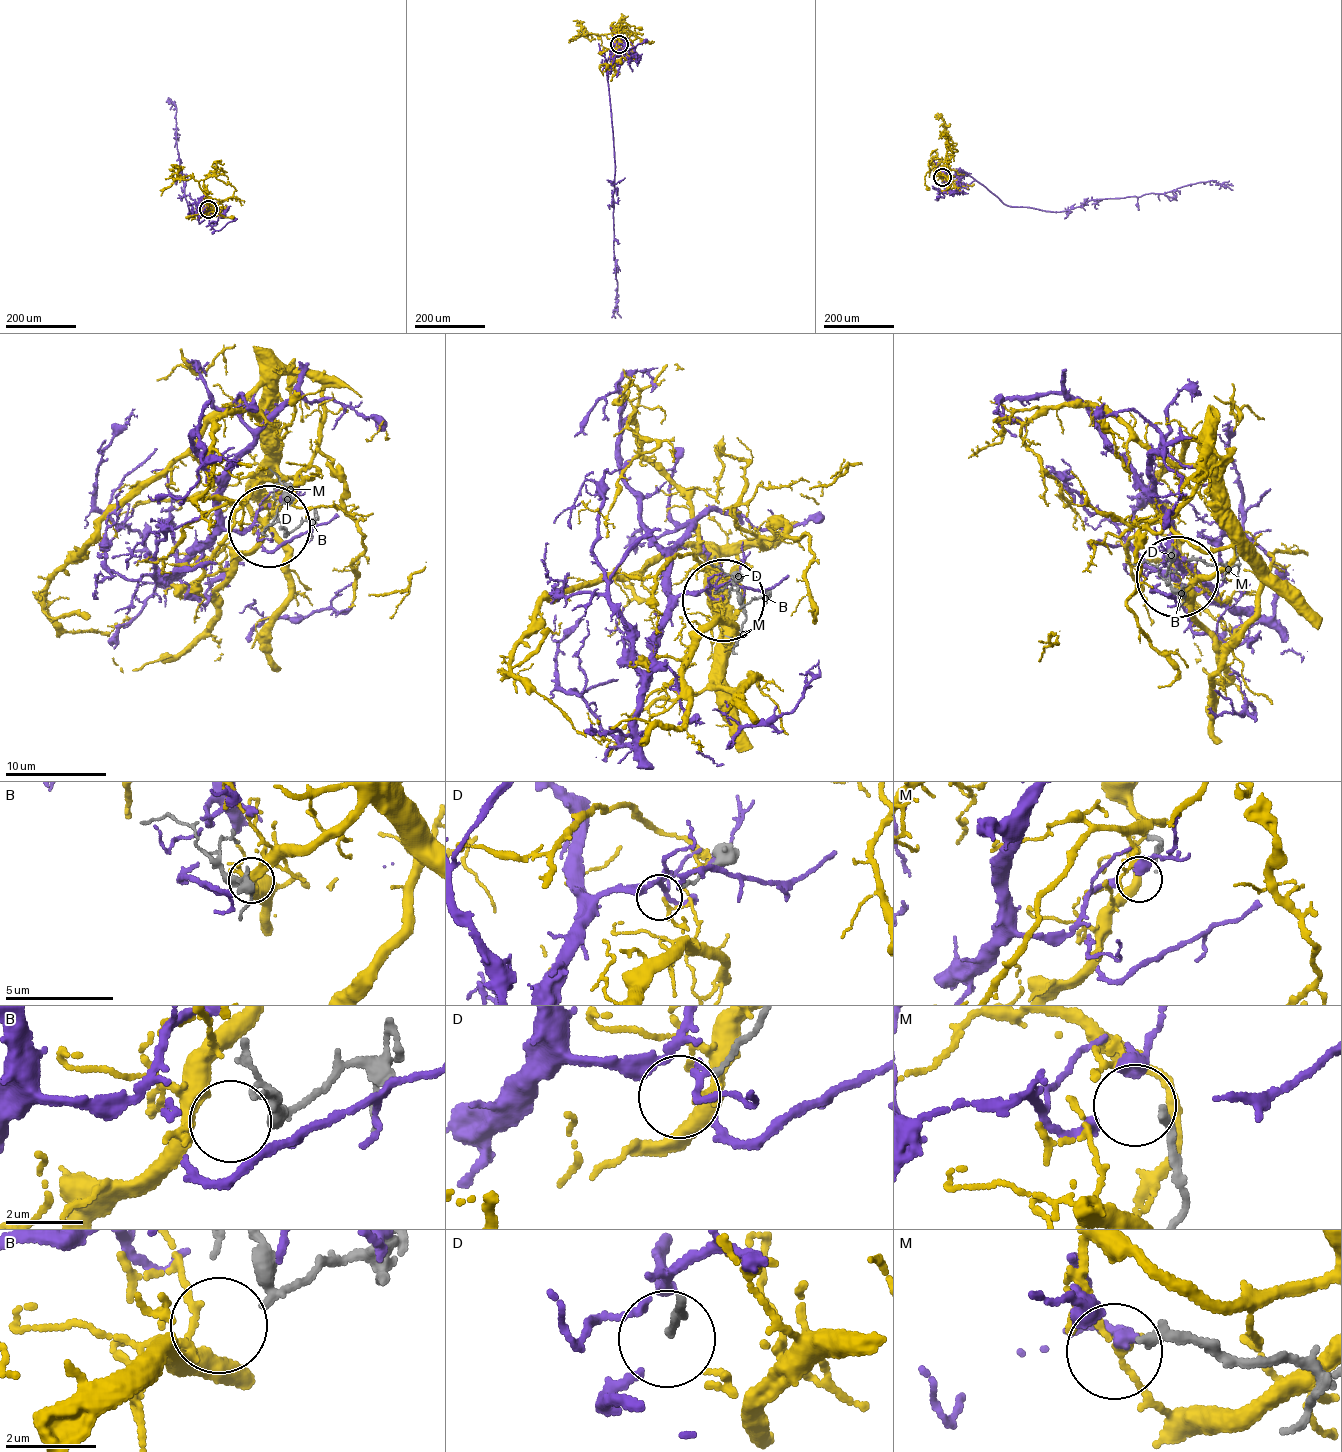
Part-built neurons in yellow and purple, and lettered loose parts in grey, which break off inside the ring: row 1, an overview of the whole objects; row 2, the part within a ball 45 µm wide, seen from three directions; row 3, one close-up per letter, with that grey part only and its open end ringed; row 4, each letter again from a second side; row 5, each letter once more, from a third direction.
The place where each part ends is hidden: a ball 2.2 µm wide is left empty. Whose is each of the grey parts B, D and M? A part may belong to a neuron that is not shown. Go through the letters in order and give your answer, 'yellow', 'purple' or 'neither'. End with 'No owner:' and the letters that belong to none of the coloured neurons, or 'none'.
B: yellow
D: neither
M: purple
No owner: D

